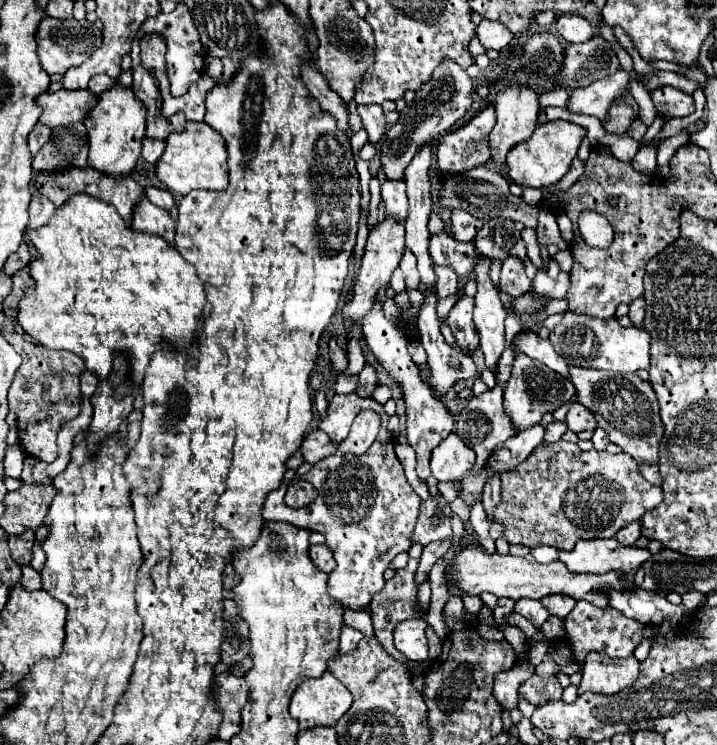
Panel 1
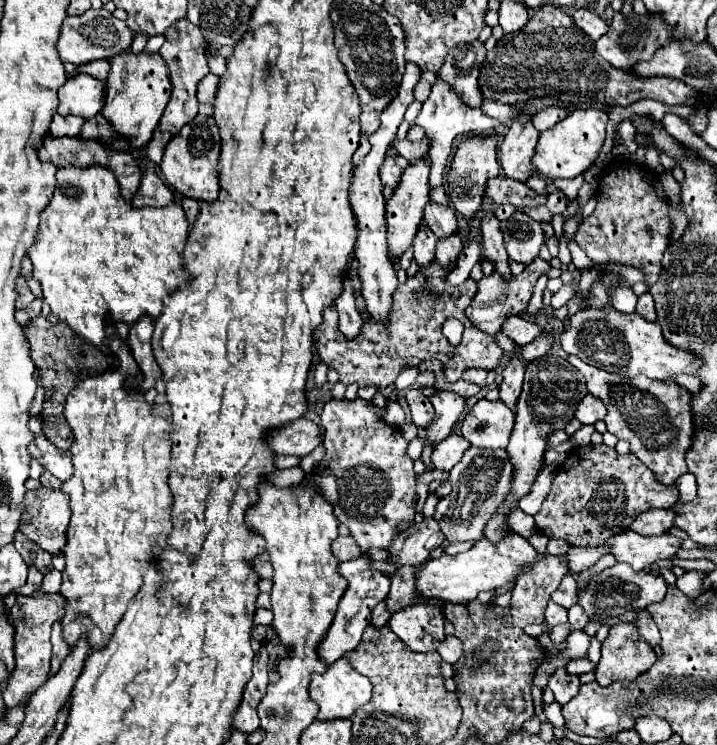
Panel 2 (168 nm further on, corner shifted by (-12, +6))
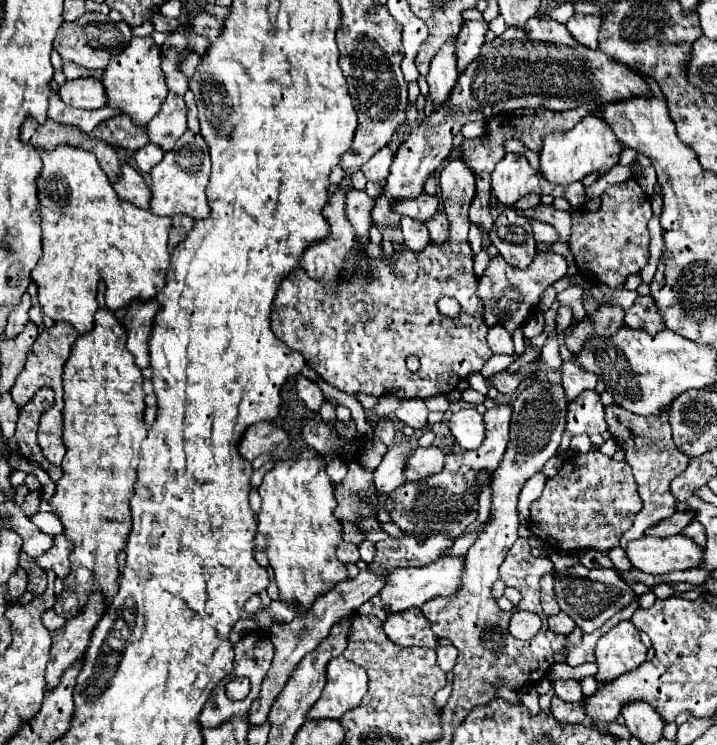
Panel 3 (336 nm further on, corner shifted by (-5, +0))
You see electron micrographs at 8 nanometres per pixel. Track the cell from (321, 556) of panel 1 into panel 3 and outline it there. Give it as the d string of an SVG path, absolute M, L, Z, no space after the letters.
M341 542L341 546L337 548L337 558L347 564L347 562L357 562L359 560L359 548L355 544L349 542Z

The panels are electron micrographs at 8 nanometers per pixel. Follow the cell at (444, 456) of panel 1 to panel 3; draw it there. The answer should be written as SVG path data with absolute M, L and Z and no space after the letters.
M429 446L429 448L415 448L409 458L405 460L403 466L403 474L407 480L415 482L421 478L427 478L429 474L437 474L441 472L445 460L445 452L437 446Z

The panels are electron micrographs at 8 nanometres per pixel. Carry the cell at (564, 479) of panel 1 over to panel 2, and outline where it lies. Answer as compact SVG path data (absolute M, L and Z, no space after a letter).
M606 444L574 448L556 470L552 488L536 514L536 528L548 538L562 538L572 546L602 546L616 532L628 530L632 520L650 508L672 508L680 498L676 484L662 484L644 464L628 454L618 454Z

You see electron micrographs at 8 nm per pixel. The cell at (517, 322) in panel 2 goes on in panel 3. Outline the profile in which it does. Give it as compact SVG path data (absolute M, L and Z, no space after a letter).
M491 326L487 332L487 344L493 354L513 354L511 334L503 326Z

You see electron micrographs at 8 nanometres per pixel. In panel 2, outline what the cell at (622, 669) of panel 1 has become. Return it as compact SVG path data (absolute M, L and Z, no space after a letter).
M616 624L602 642L602 658L594 670L596 682L608 686L612 682L636 680L656 662L652 646L638 638L632 624Z

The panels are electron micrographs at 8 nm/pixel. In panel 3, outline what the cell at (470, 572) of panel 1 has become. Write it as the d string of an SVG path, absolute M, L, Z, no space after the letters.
M437 558L437 562L431 562L427 566L421 568L413 568L413 570L393 570L387 576L387 584L383 586L383 590L373 596L369 602L365 602L363 606L357 608L359 614L373 614L379 620L385 620L389 614L393 612L403 612L407 608L413 606L423 606L425 602L429 602L429 598L437 598L437 596L453 596L457 594L459 586L461 586L461 560L463 558Z

